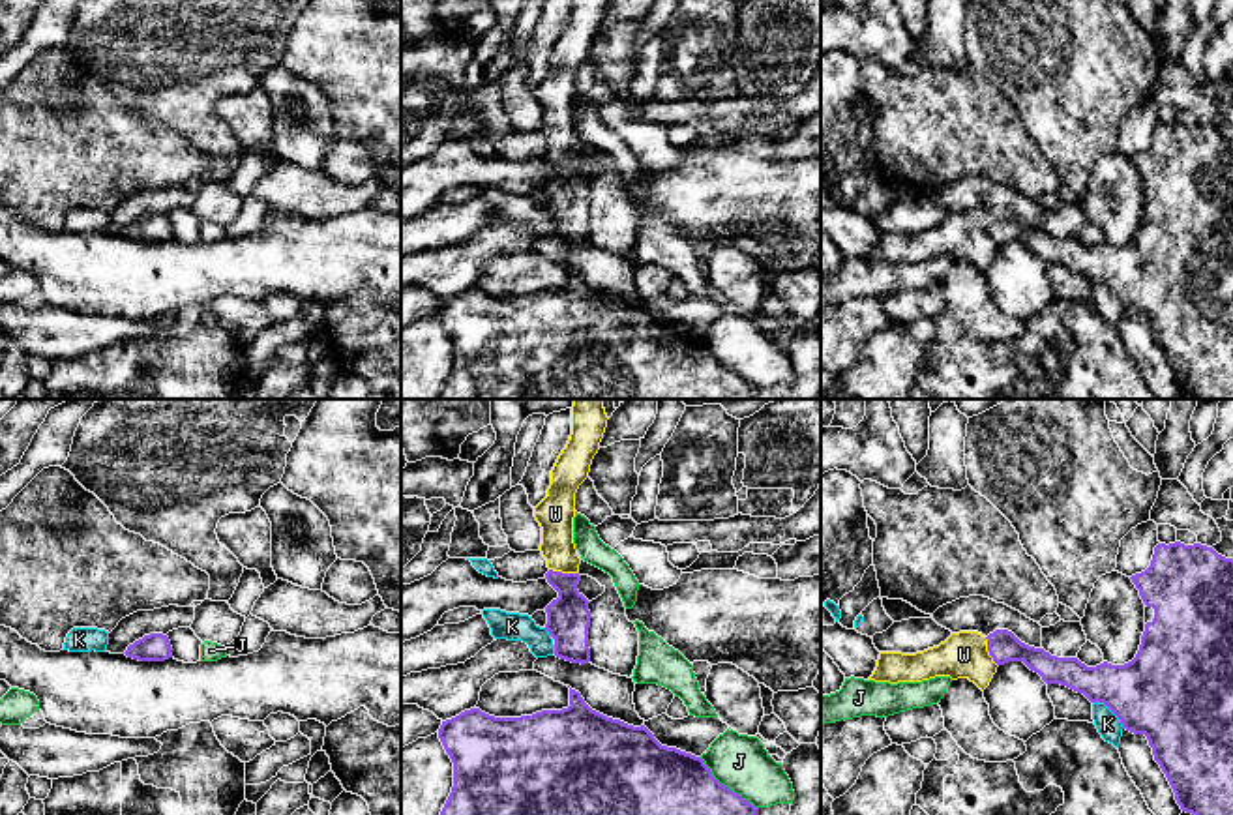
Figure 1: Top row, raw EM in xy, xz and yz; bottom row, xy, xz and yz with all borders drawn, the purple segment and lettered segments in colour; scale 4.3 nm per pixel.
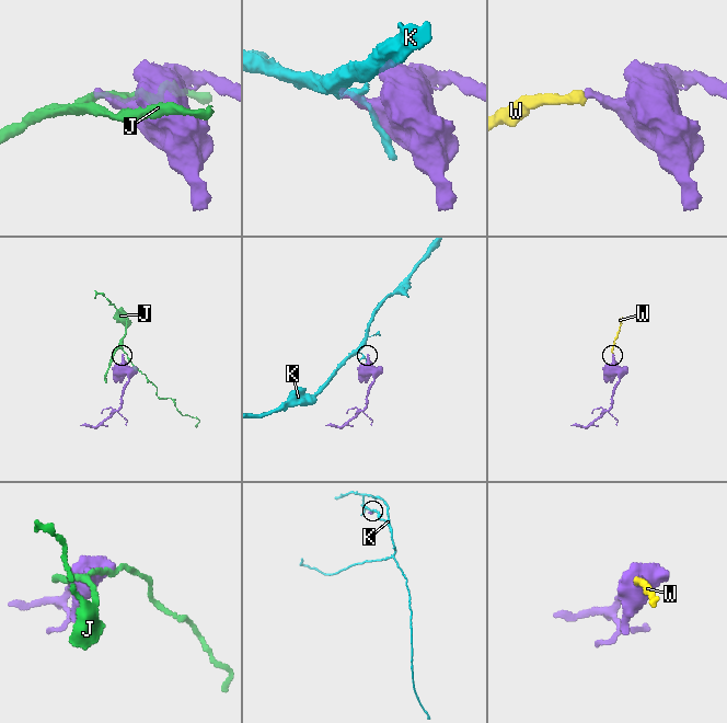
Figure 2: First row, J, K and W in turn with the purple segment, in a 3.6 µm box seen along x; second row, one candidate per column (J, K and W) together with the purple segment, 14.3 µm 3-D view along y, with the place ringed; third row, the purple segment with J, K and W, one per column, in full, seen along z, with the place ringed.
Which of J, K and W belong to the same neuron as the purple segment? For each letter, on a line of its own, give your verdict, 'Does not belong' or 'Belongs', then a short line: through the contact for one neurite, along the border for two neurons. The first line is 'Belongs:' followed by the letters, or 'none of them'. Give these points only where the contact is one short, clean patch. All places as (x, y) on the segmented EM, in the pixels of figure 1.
Belongs: W
J: Does not belong
K: Does not belong
W: Belongs. Line: yz (1003, 645), (988, 651), (964, 654)

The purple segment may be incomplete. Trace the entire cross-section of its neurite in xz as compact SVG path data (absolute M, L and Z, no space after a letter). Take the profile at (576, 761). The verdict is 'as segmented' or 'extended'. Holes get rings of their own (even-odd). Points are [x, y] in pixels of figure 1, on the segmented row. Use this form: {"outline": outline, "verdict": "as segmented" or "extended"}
{"outline": "M570 688L570 706L521 718L470 708L442 721L438 738L453 763L453 787L440 815L757 815L759 808L721 785L701 757L661 746L645 727L592 710Z", "verdict": "as segmented"}

